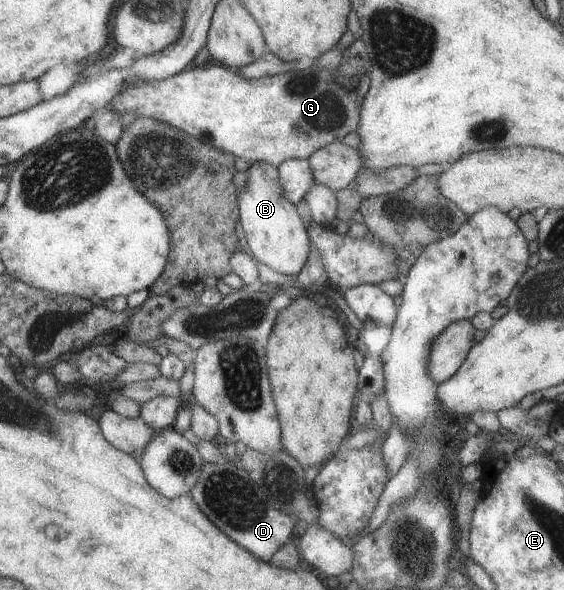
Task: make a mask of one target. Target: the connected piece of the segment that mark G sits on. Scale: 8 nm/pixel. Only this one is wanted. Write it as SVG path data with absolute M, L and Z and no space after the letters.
M222 64L210 67L186 67L170 77L156 80L136 80L126 84L104 107L104 110L122 115L131 113L167 123L190 137L209 146L214 145L223 152L236 155L249 162L266 162L277 166L290 158L307 158L313 151L326 144L341 141L346 133L355 131L359 122L361 103L369 88L368 72L344 77L334 70L316 69L312 65L302 71L290 70L275 76L245 78L233 68Z

